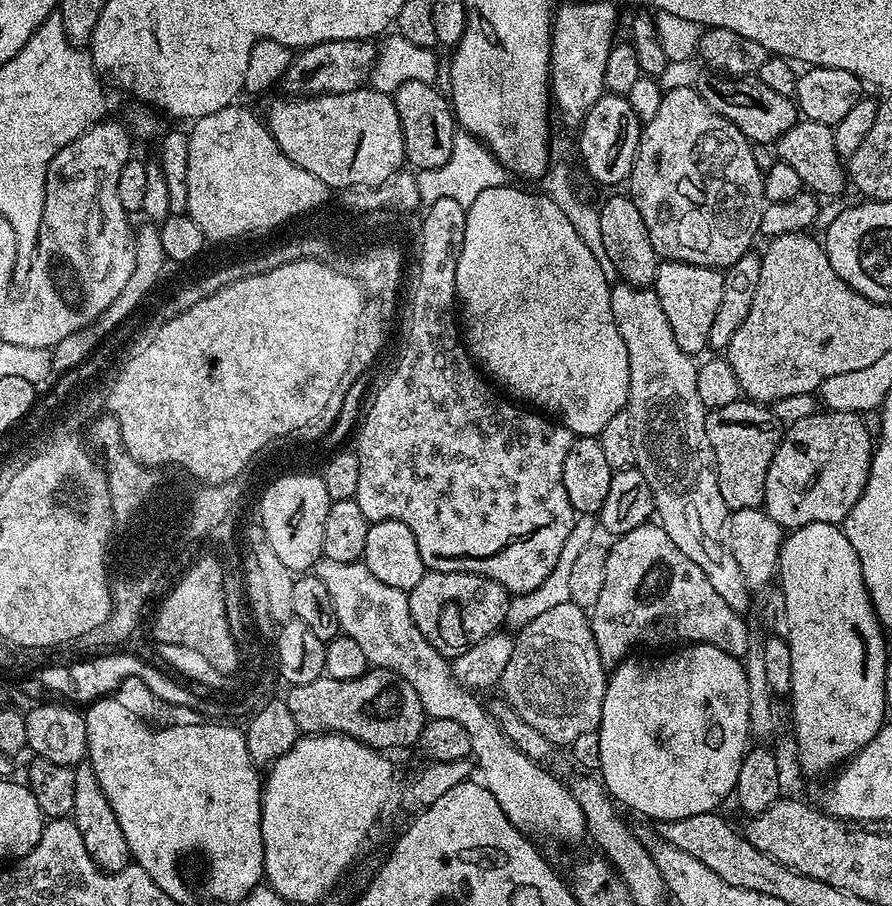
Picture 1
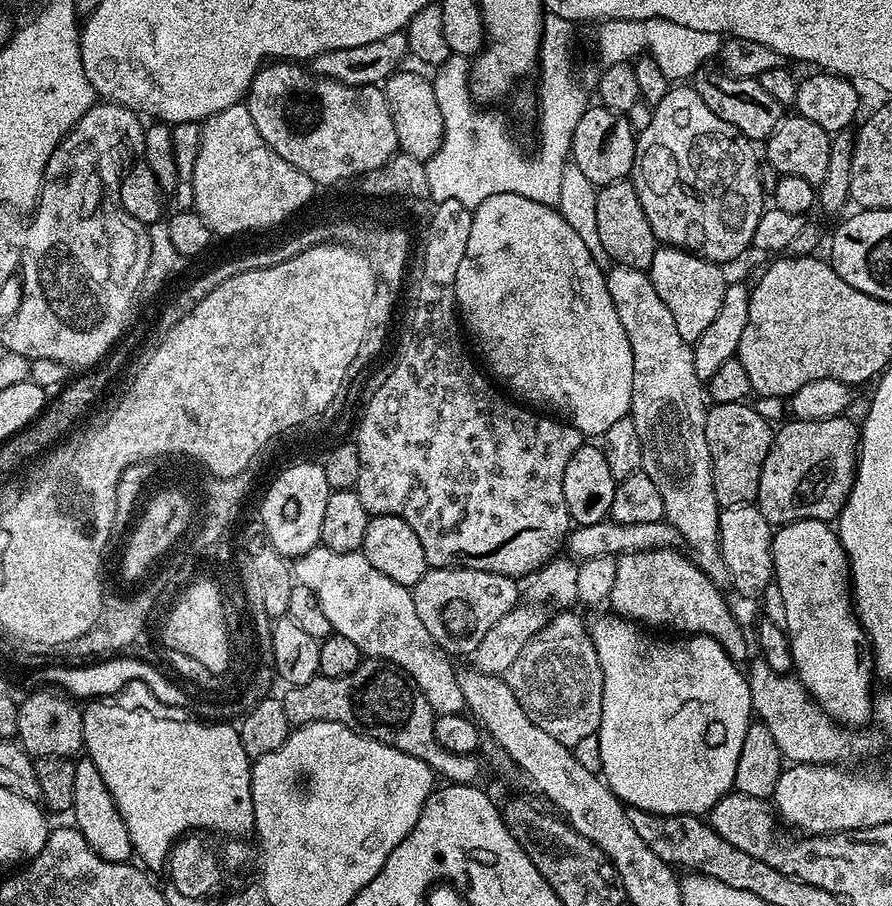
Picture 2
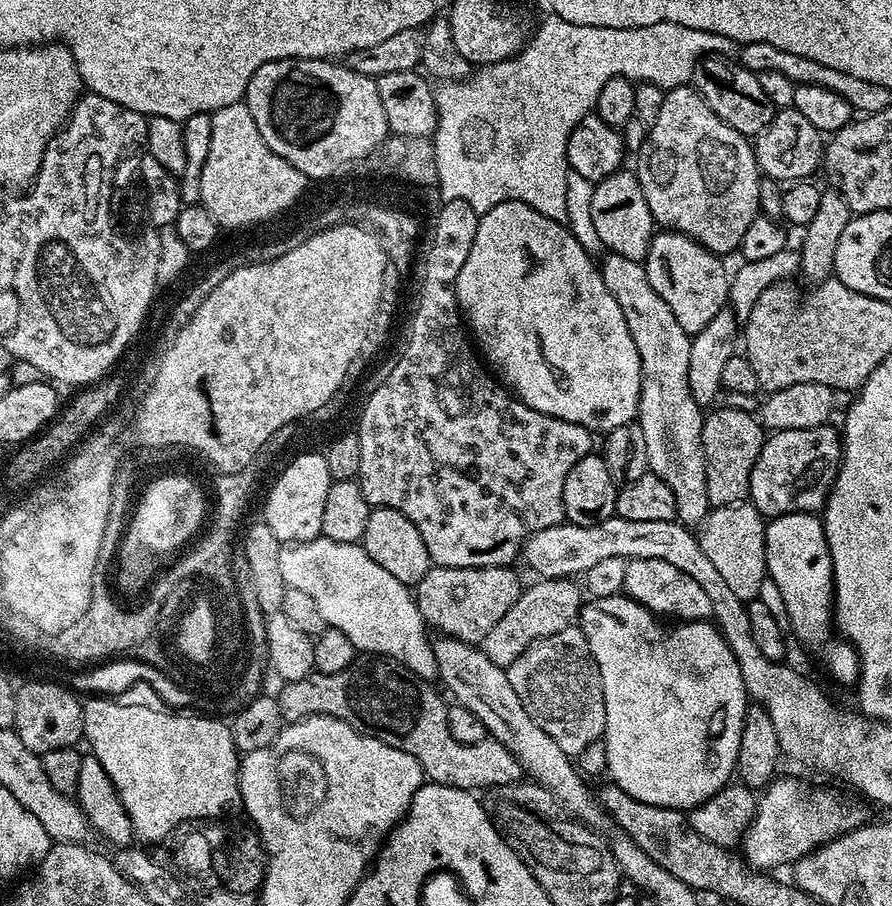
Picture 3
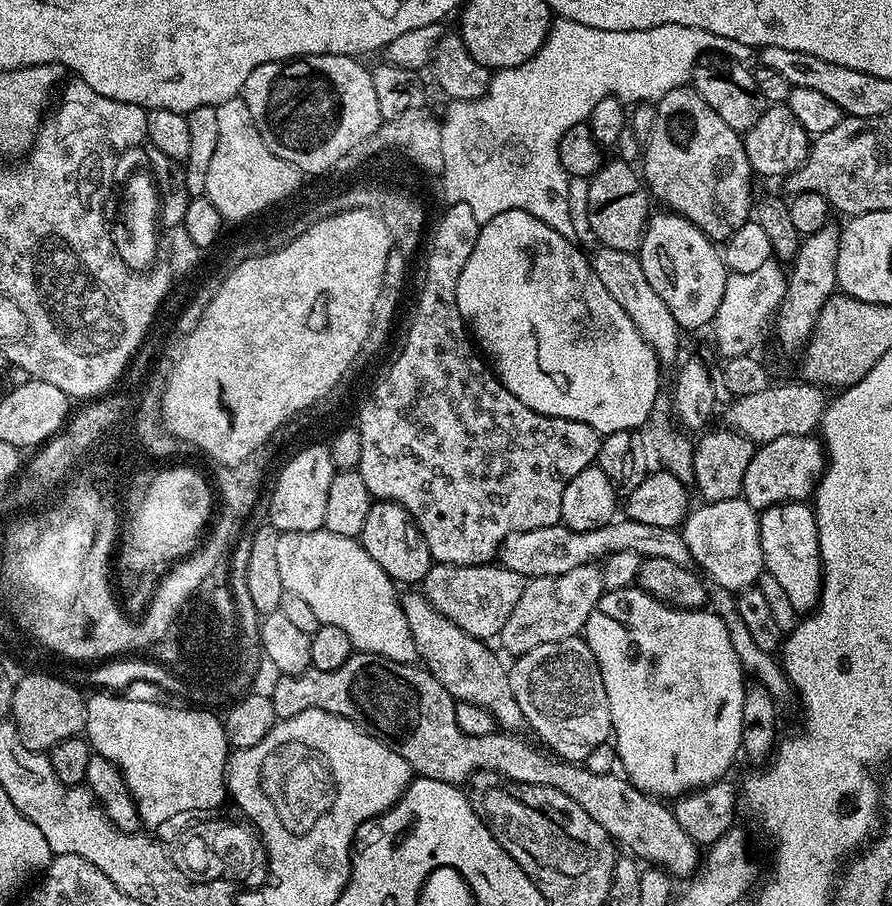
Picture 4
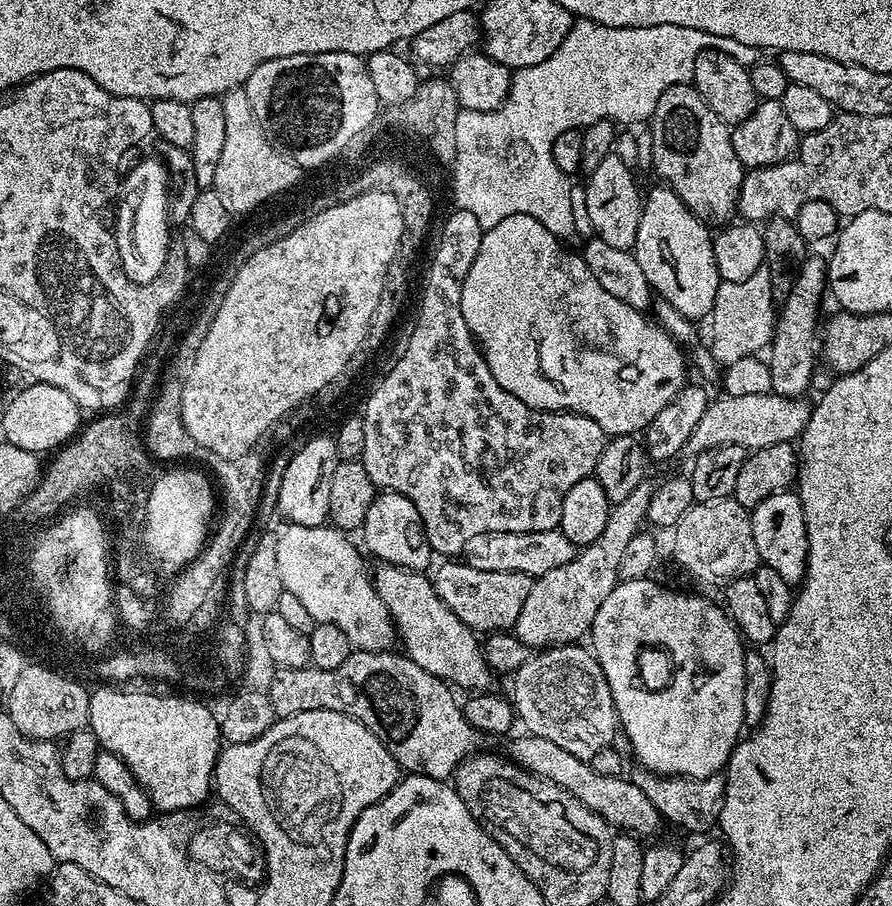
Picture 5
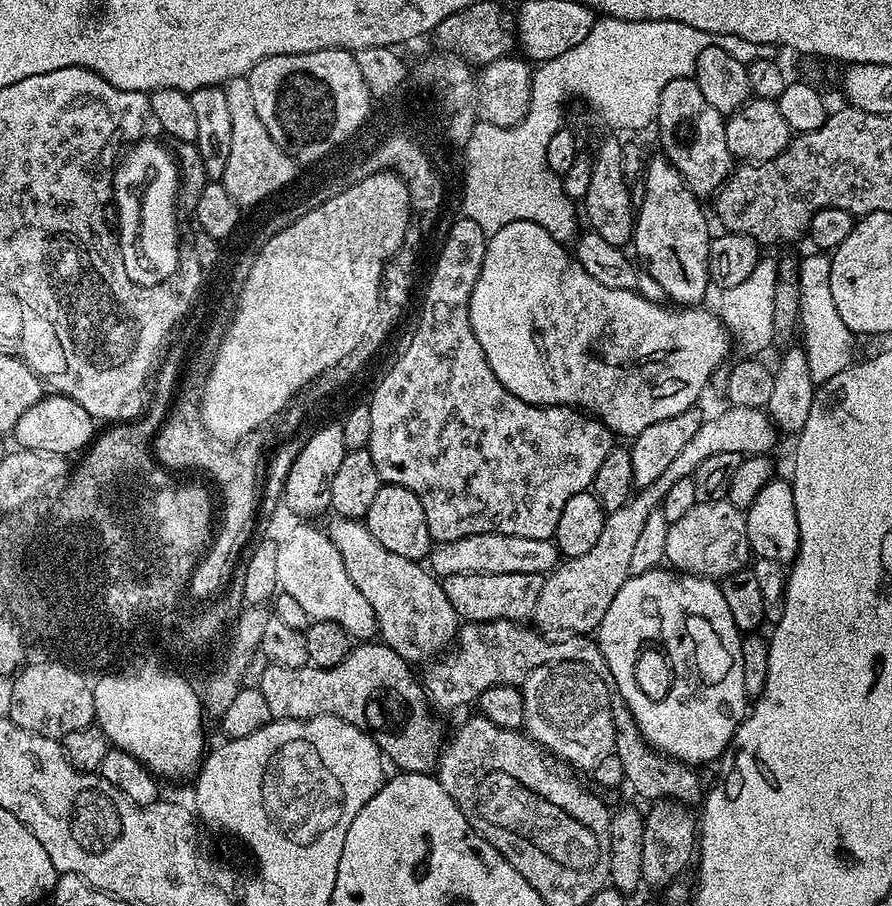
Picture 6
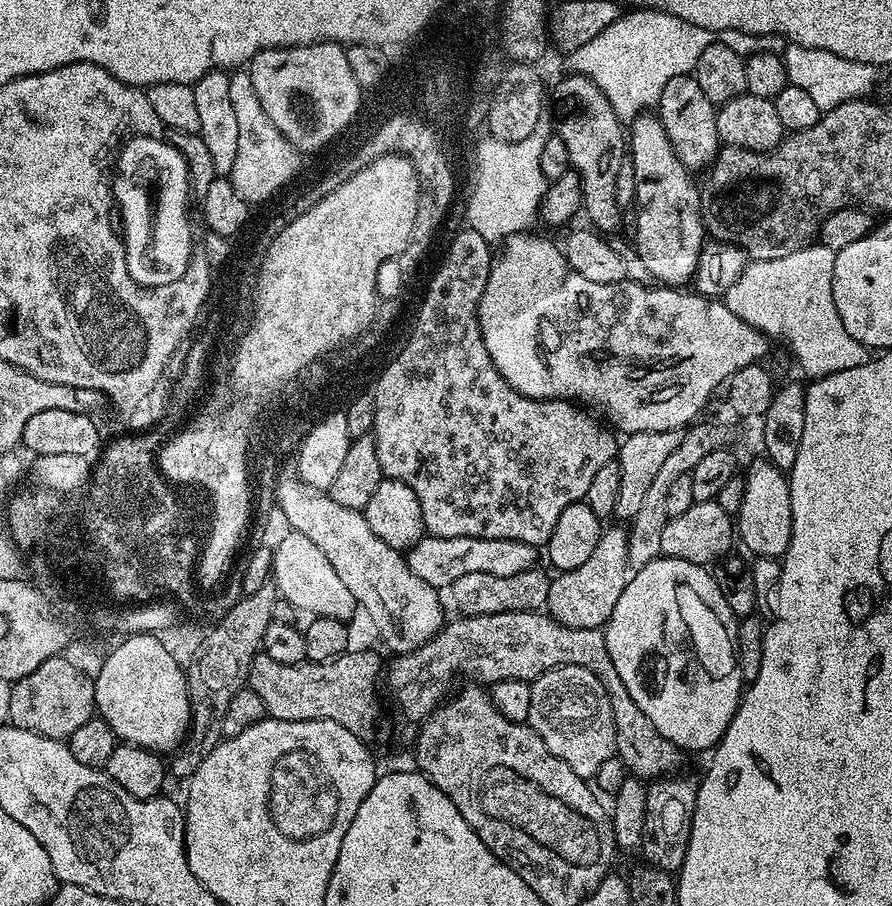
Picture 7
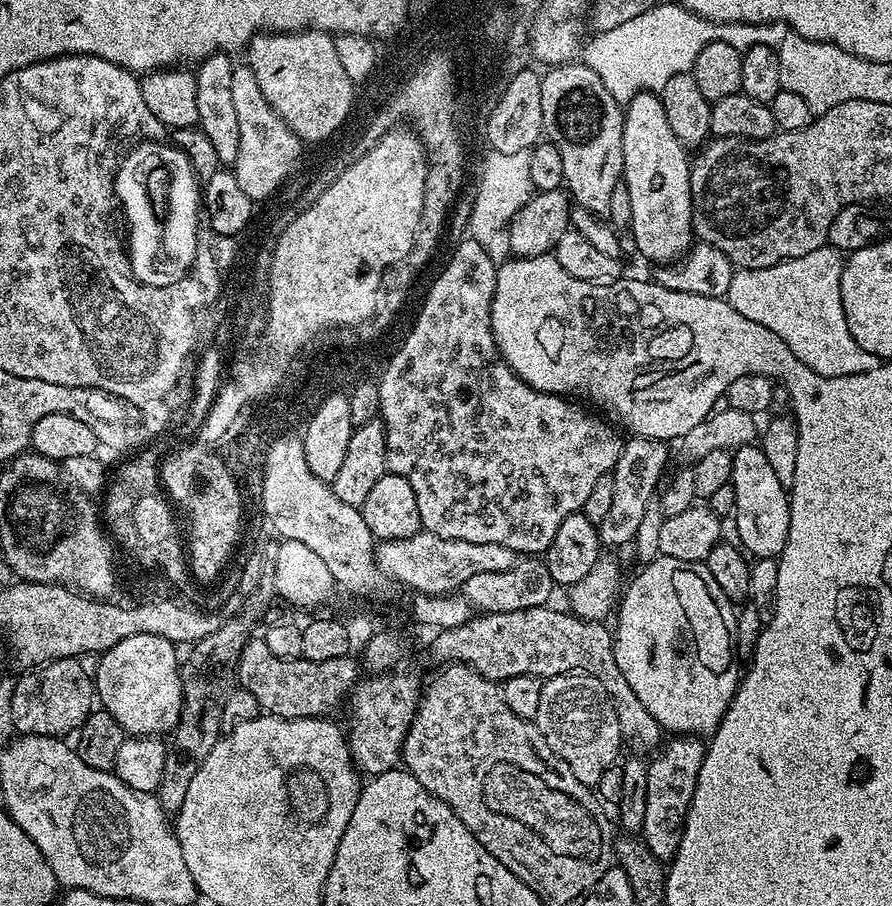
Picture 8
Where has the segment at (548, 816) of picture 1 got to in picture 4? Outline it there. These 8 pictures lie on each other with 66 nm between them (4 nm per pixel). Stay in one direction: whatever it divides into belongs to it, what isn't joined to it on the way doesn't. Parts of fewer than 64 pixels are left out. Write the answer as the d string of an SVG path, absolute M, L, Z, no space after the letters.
M324 529L282 532L277 543L277 567L285 591L305 599L321 624L341 627L349 635L355 651L374 653L403 664L413 664L419 659L409 623L400 606L395 581L367 554L355 537L330 534Z

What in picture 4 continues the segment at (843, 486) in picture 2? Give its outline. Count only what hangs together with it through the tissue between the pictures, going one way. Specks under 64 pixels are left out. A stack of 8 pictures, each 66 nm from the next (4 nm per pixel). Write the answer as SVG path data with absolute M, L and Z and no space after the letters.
M815 435L774 438L774 442L759 445L750 458L750 466L746 466L742 499L757 510L775 504L807 501L815 493L825 467L824 446Z

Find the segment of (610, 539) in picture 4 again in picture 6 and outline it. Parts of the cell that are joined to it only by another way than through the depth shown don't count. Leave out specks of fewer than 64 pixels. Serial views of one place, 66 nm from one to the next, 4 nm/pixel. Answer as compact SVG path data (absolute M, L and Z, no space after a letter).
M483 532L458 538L449 544L437 543L430 553L430 568L437 577L454 574L538 574L544 576L561 563L560 549L552 540L518 538L514 534Z

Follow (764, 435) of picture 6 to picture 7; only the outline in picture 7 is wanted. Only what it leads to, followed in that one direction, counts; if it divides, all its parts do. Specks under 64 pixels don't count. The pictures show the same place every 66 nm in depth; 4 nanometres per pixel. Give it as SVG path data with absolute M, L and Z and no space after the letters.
M605 527L601 531L594 554L590 554L588 561L578 566L578 570L559 573L552 580L546 612L562 626L603 629L610 614L614 614L614 606L618 606L618 598L622 598L622 590L628 585L630 575L628 528L616 527L620 528Z

